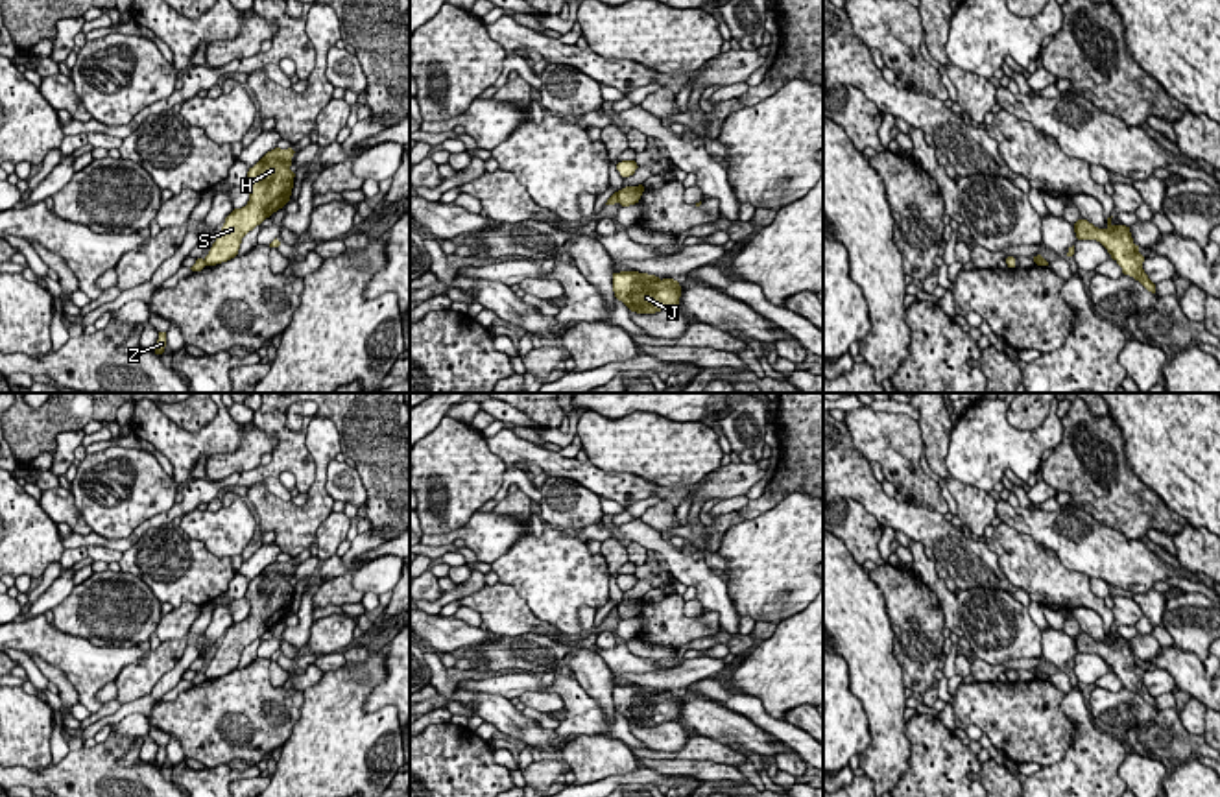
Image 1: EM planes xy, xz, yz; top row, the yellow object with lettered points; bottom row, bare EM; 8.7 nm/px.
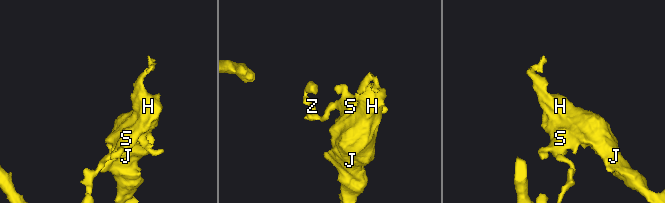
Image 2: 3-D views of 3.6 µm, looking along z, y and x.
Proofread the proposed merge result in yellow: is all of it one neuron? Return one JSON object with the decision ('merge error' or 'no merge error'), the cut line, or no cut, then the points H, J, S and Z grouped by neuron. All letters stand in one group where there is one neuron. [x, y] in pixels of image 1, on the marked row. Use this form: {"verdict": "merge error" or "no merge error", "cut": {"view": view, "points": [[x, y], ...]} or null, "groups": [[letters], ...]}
{"verdict": "merge error", "cut": {"view": "xz", "points": [[617, 192], [619, 202]]}, "groups": [["H", "J", "S"], ["Z"]]}

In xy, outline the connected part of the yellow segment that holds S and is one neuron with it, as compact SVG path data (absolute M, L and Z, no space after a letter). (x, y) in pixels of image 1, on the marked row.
M275 148L249 168L245 179L249 201L225 218L216 242L205 256L205 266L234 258L242 238L290 201L295 177L290 170L293 153L292 148Z

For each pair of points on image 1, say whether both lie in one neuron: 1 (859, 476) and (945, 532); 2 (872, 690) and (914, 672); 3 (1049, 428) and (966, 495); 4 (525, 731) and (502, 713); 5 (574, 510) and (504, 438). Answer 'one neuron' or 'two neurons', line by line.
1: one neuron
2: two neurons
3: two neurons
4: one neuron
5: two neurons

